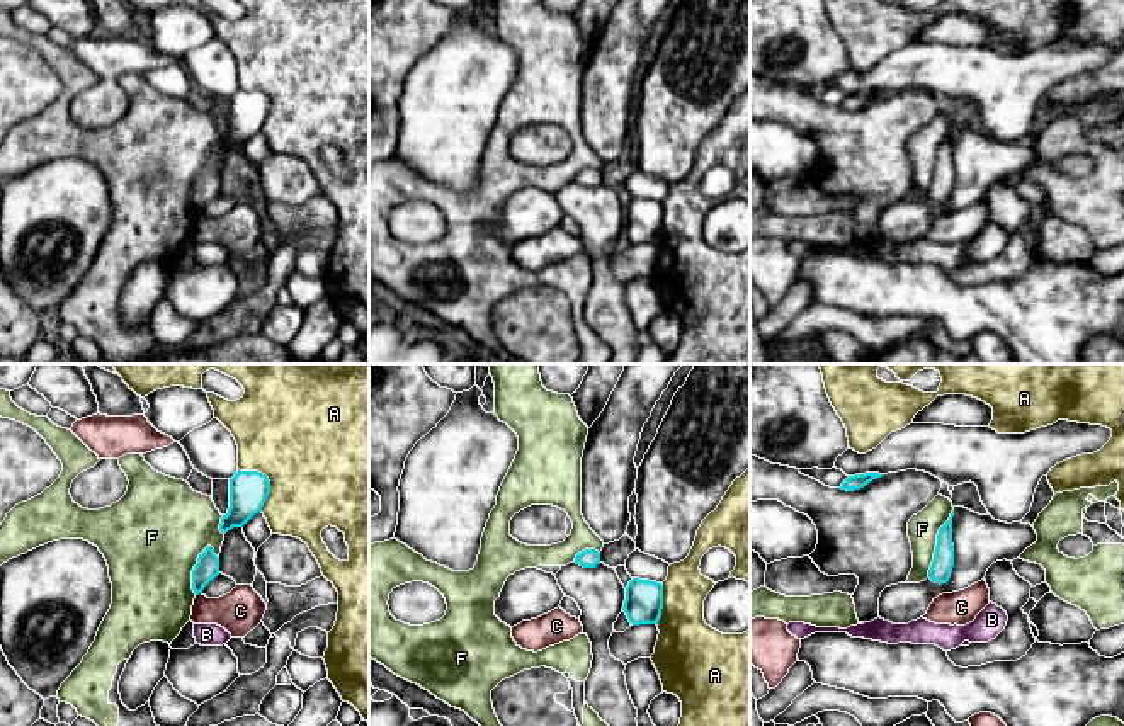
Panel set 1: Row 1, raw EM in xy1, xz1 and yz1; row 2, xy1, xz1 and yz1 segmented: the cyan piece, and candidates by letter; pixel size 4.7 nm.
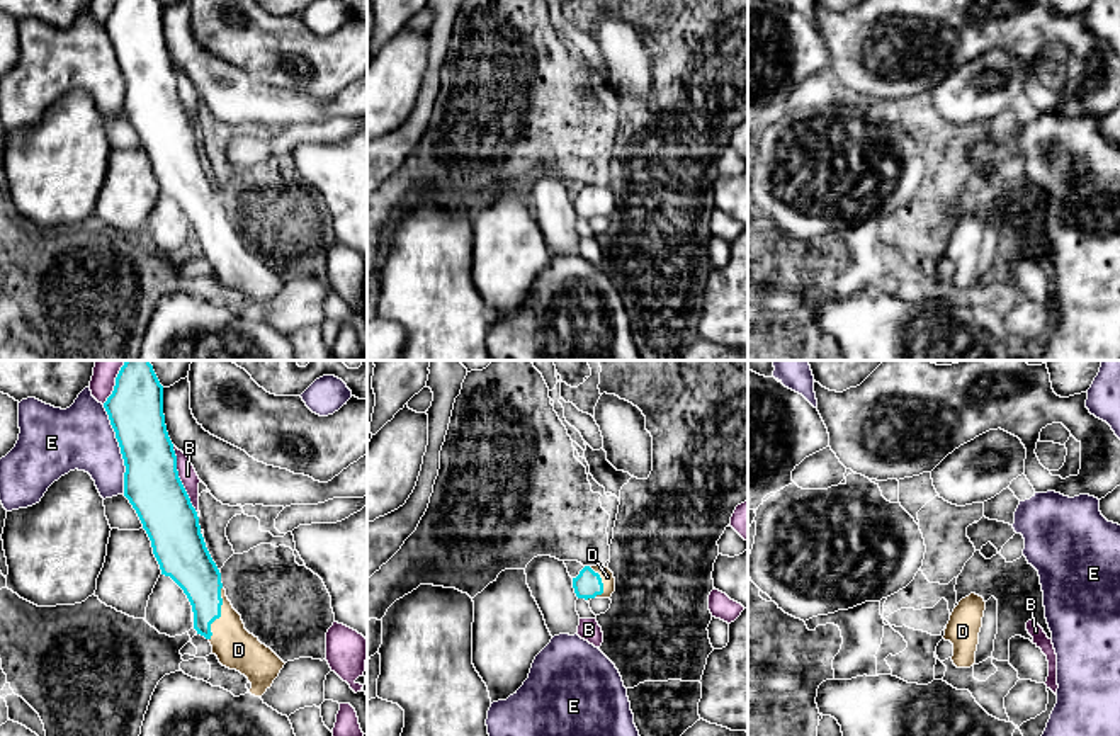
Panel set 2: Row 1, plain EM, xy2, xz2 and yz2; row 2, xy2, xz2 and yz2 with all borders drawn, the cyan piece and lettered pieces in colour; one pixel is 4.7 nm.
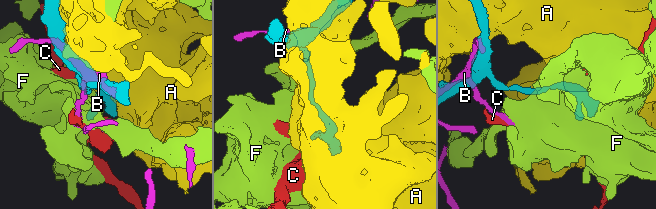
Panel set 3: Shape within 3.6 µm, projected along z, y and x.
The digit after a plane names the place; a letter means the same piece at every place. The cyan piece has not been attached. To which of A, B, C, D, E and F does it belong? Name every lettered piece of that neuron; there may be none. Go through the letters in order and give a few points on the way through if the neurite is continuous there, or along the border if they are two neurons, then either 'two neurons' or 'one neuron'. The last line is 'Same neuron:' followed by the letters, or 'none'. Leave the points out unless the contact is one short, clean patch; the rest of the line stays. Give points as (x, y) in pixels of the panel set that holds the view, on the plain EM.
A: two neurons
B: two neurons
C: border xy1 (201, 211), (196, 215); two neurons
D: one neuron
E: two neurons
F: border yz1 (953, 128), (939, 148), (927, 196); two neurons
Same neuron: D

